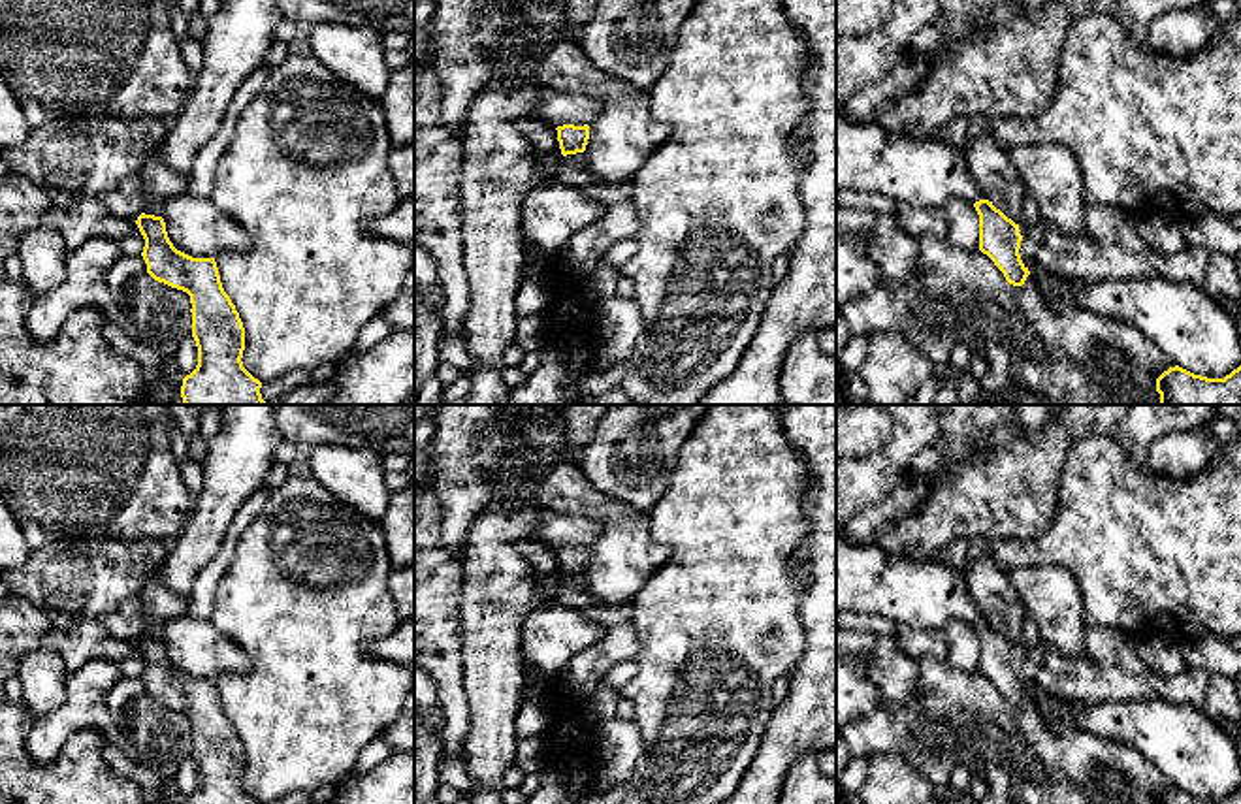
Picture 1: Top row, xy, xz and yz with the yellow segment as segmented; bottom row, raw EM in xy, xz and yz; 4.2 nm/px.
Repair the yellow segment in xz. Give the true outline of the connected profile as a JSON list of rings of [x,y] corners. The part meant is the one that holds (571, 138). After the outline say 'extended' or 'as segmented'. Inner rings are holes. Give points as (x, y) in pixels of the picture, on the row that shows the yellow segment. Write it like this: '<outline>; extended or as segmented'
[[[563,124],[557,126],[557,141],[563,154],[563,162],[572,168],[588,168],[588,160],[584,156],[588,139],[589,139],[589,126],[574,126]]]; extended

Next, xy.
[[[158,153],[147,156],[143,169],[143,213],[136,224],[145,239],[147,273],[183,290],[192,303],[192,337],[198,365],[183,378],[185,405],[267,405],[262,382],[243,367],[245,328],[224,292],[215,258],[192,258],[173,247],[162,218],[164,203],[186,192],[188,175],[169,168]]]; extended

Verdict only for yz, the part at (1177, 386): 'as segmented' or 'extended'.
as segmented

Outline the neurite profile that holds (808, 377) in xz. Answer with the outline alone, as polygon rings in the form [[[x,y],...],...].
[[[817,335],[798,337],[780,371],[783,405],[836,405],[836,358],[819,350]]]

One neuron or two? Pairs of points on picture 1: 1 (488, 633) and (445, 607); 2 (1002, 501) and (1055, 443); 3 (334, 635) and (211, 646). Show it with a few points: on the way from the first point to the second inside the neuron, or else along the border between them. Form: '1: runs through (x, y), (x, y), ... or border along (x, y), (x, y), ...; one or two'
1: border along (464, 577), (460, 658); two
2: runs through (1012, 486), (1040, 458); one
3: border along (209, 620), (247, 656), (247, 673); two

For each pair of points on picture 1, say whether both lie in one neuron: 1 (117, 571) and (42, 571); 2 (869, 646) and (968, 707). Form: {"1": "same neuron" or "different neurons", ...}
{"1": "same neuron", "2": "different neurons"}

